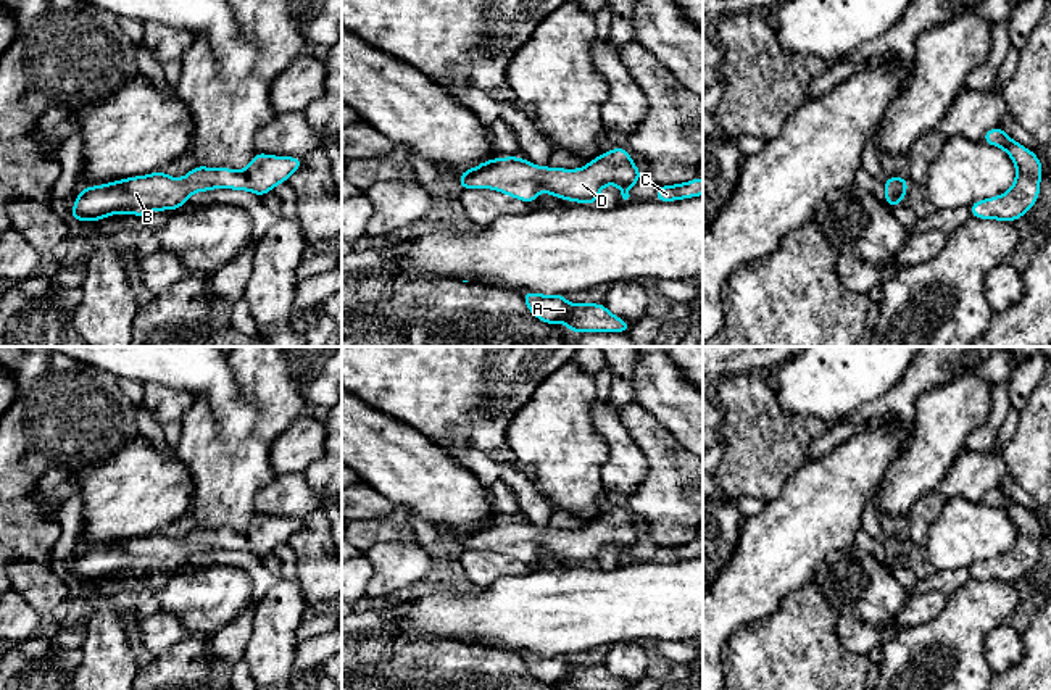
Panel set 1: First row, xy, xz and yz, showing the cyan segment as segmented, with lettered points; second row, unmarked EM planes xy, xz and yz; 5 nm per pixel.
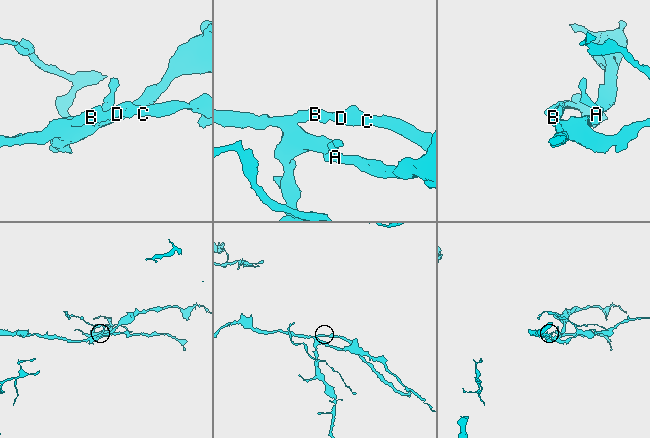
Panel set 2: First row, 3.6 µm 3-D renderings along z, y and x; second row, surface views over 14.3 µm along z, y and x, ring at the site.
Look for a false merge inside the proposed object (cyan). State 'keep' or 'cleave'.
keep

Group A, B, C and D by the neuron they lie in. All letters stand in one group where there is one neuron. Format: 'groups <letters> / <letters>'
groups A B C D

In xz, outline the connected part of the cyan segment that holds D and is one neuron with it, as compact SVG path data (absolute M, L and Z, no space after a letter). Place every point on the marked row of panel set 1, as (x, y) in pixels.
M616 147L580 169L540 168L519 156L487 160L459 172L459 189L492 189L527 203L535 203L538 192L543 190L567 202L596 205L604 185L617 185L627 200L632 185L640 179L643 176L630 153Z

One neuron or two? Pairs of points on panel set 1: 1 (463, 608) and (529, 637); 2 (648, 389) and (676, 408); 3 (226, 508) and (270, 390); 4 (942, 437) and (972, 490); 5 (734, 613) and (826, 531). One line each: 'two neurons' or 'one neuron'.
1: one neuron
2: one neuron
3: one neuron
4: two neurons
5: one neuron

